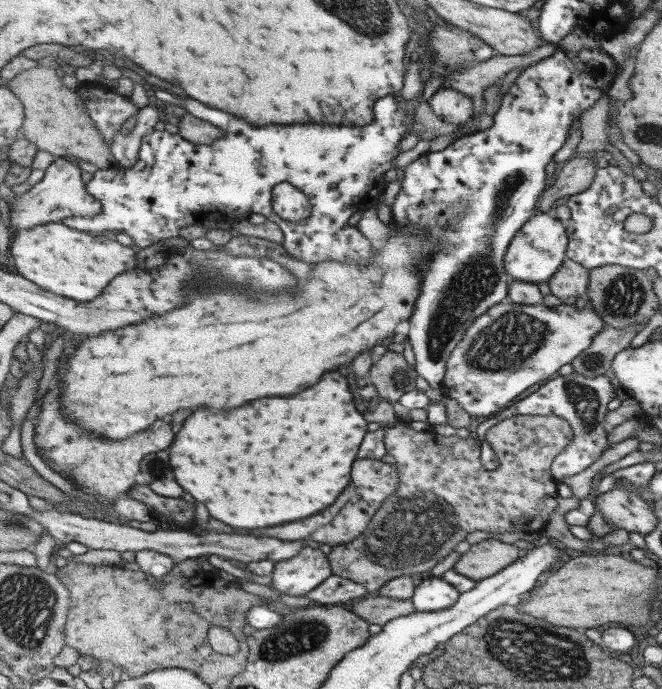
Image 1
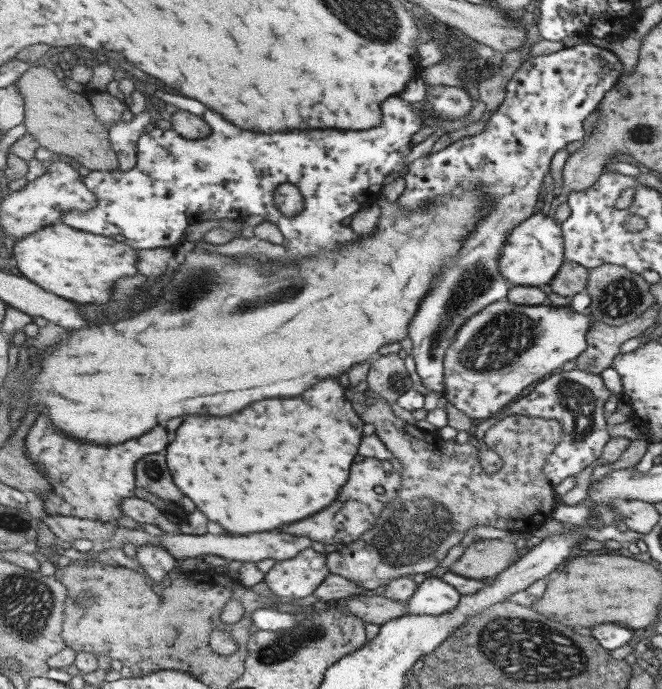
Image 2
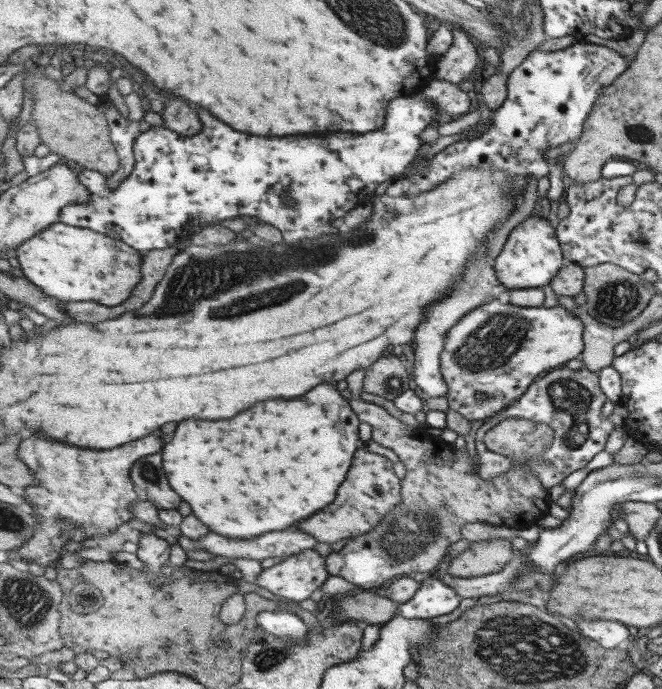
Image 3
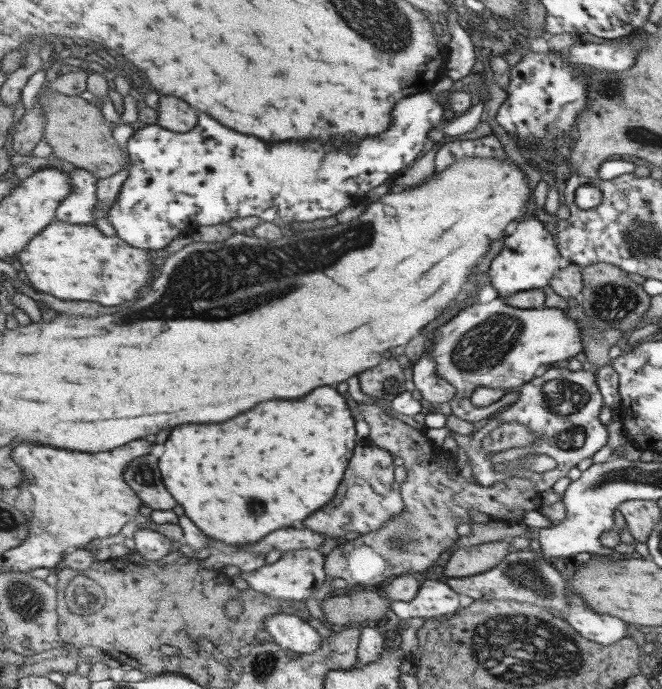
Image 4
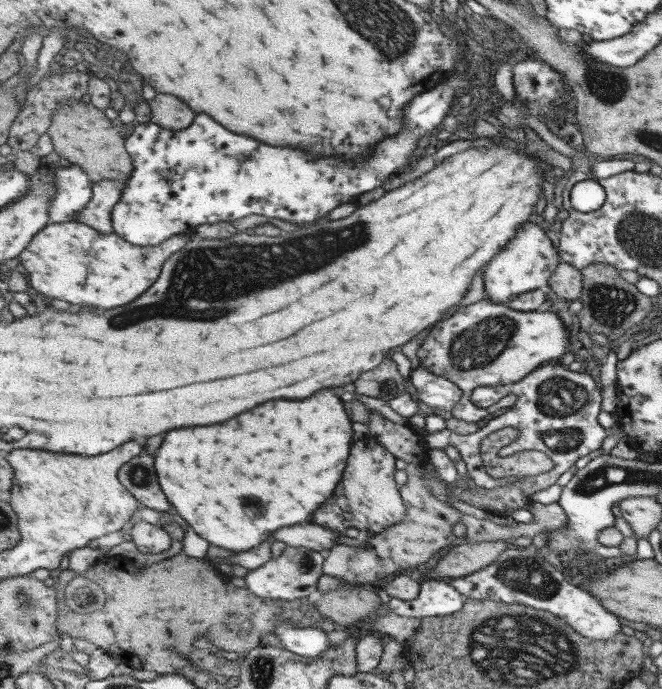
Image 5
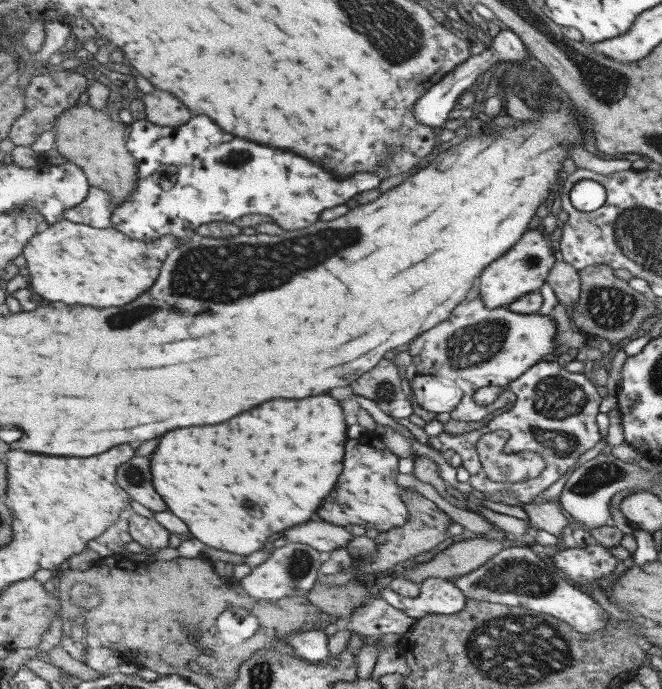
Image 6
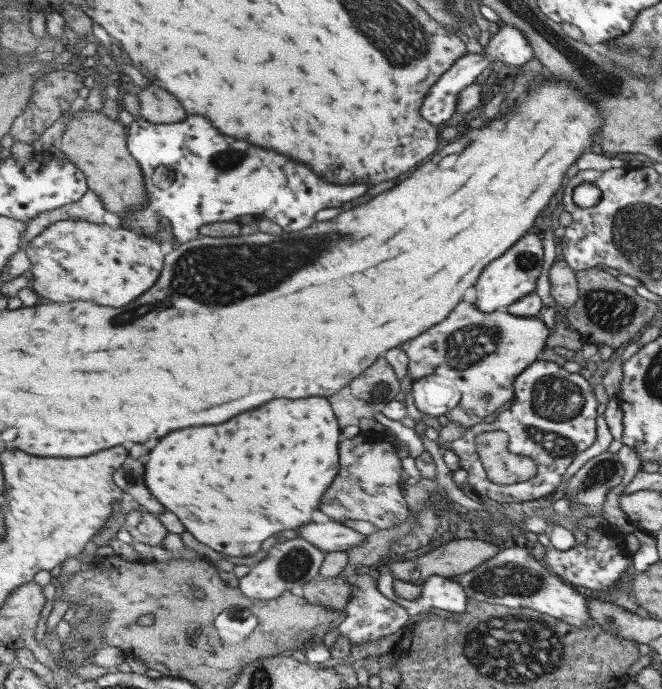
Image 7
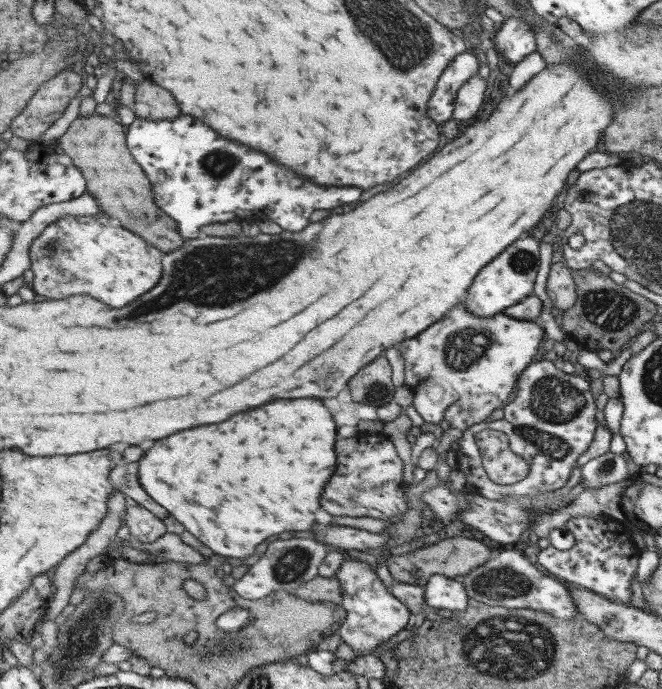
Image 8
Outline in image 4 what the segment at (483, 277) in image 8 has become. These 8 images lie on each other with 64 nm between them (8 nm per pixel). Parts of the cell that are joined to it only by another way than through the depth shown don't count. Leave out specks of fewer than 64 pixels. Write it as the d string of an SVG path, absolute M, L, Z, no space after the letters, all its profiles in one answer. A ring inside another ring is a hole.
M535 217L525 218L514 225L488 270L491 284L495 286L498 297L511 297L517 292L550 286L555 273L566 263L557 240L553 240L551 236L551 231Z

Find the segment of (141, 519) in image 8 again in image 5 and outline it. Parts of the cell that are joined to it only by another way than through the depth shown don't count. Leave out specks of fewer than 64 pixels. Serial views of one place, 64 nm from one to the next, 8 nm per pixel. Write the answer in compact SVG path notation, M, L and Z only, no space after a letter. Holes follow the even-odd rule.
M146 521L135 523L129 530L136 548L143 554L162 556L171 548L171 536L161 527L161 524L151 524Z

